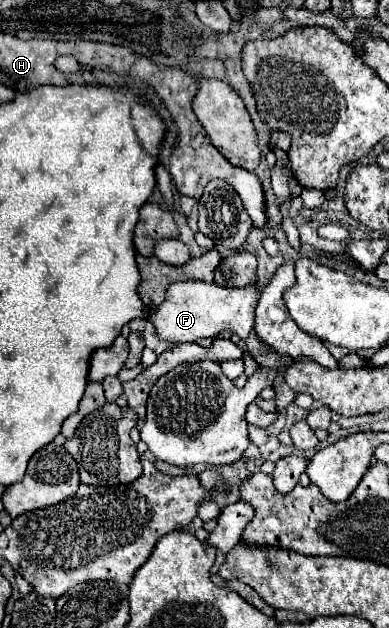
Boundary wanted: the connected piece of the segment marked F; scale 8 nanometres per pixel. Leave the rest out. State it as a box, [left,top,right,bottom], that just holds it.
[148,280,258,342]

